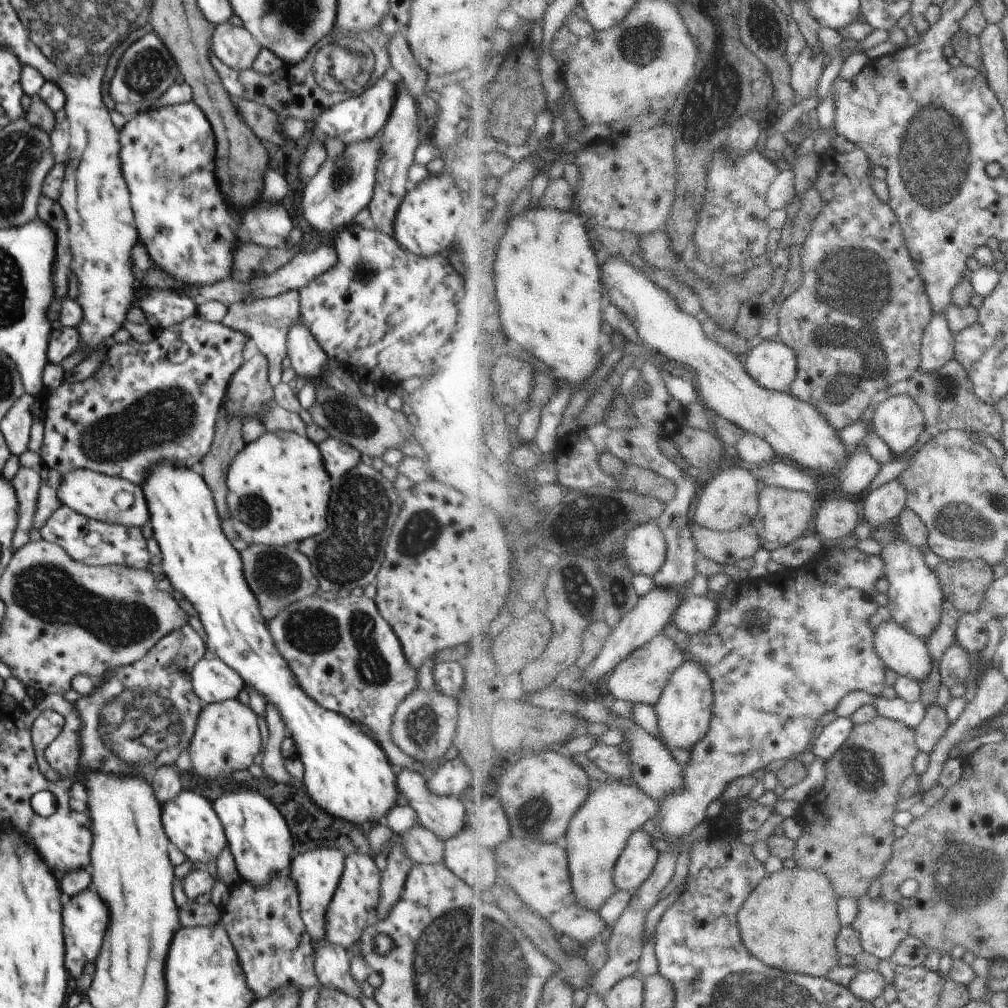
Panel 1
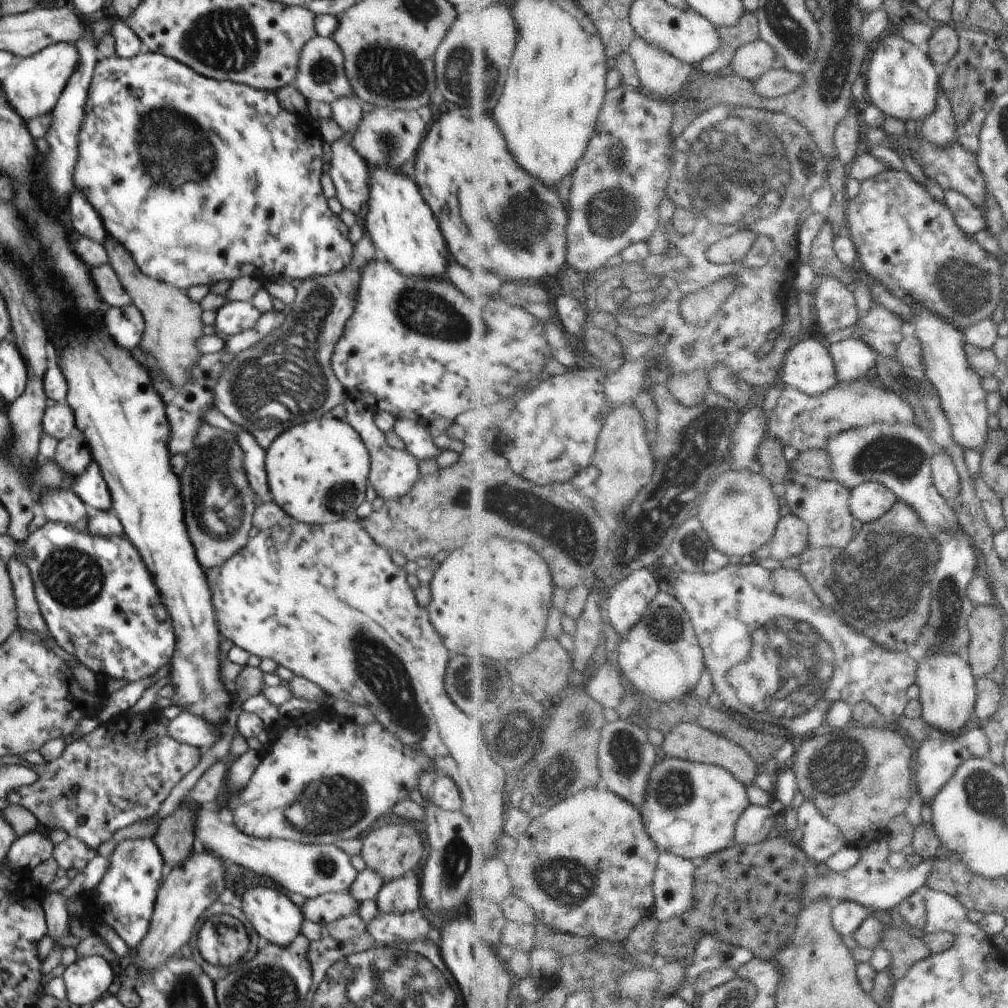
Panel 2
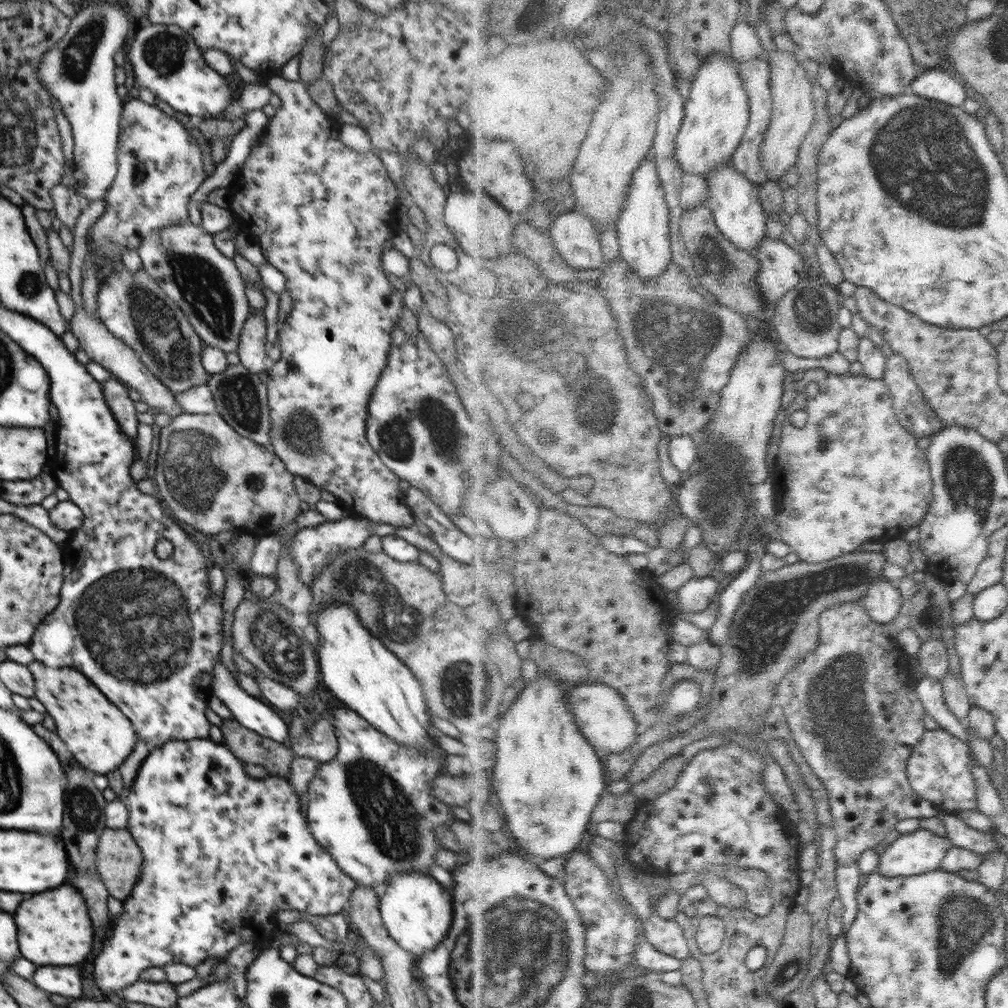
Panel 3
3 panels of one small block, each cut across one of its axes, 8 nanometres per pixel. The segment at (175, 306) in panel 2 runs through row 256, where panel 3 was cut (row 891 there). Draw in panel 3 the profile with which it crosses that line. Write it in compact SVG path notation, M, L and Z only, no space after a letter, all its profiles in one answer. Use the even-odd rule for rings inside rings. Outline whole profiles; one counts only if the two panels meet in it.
M106 827L96 849L96 870L109 897L128 899L144 863L143 852L126 828Z

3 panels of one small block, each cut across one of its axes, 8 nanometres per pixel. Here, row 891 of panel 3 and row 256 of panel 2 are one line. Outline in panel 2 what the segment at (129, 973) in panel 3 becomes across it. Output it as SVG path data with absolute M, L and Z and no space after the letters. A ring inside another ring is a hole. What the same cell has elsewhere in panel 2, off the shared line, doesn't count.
M145 49L130 59L119 58L117 55L110 58L100 57L93 71L85 112L86 115L79 135L79 160L74 172L75 188L88 198L90 205L98 212L105 231L128 250L140 271L153 280L170 284L184 292L192 286L210 287L222 282L222 280L232 283L242 276L255 277L264 285L275 277L304 281L317 275L340 272L340 270L347 268L352 261L355 246L350 241L350 228L346 227L339 216L330 210L327 204L328 198L324 197L321 188L324 141L320 129L316 128L306 115L290 113L282 109L274 92L260 91L231 81L210 79L196 73L175 59ZM206 134L212 142L210 164L208 164L208 138L206 138ZM214 154L216 154L216 170L214 170L216 176L206 178L208 172L214 168ZM188 158L192 158L190 180L194 180L194 182L188 182L188 178L186 178Z

